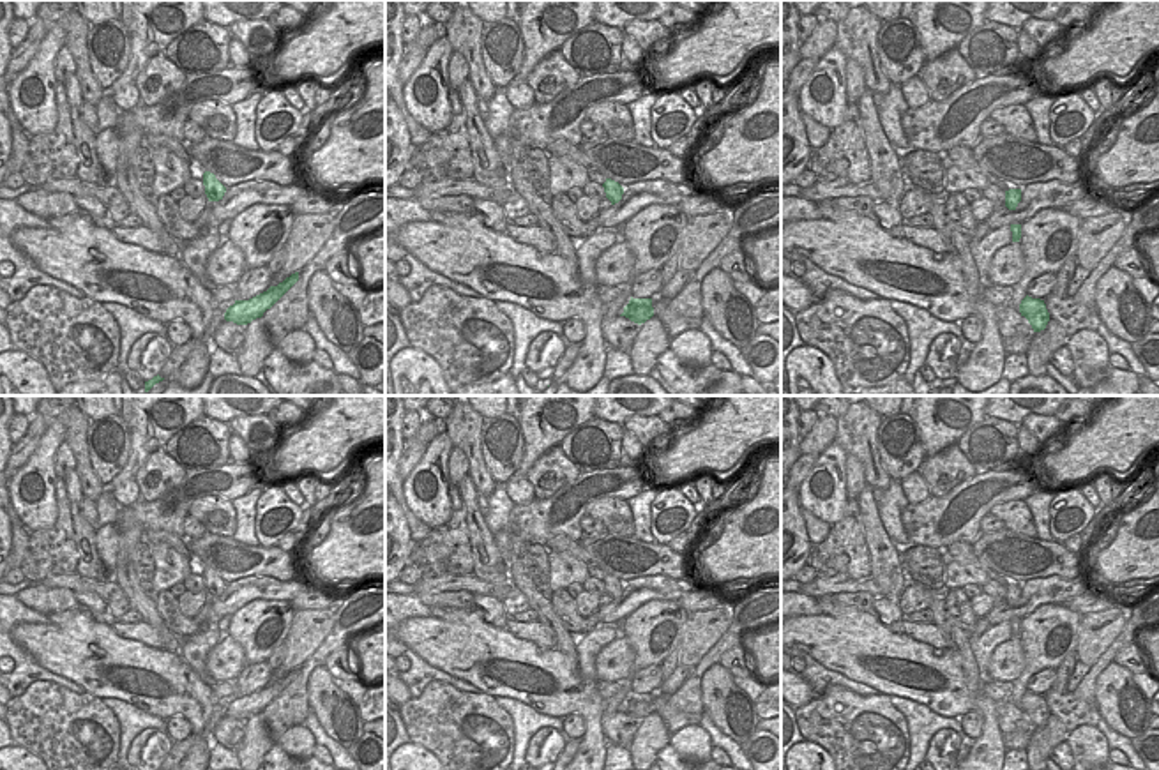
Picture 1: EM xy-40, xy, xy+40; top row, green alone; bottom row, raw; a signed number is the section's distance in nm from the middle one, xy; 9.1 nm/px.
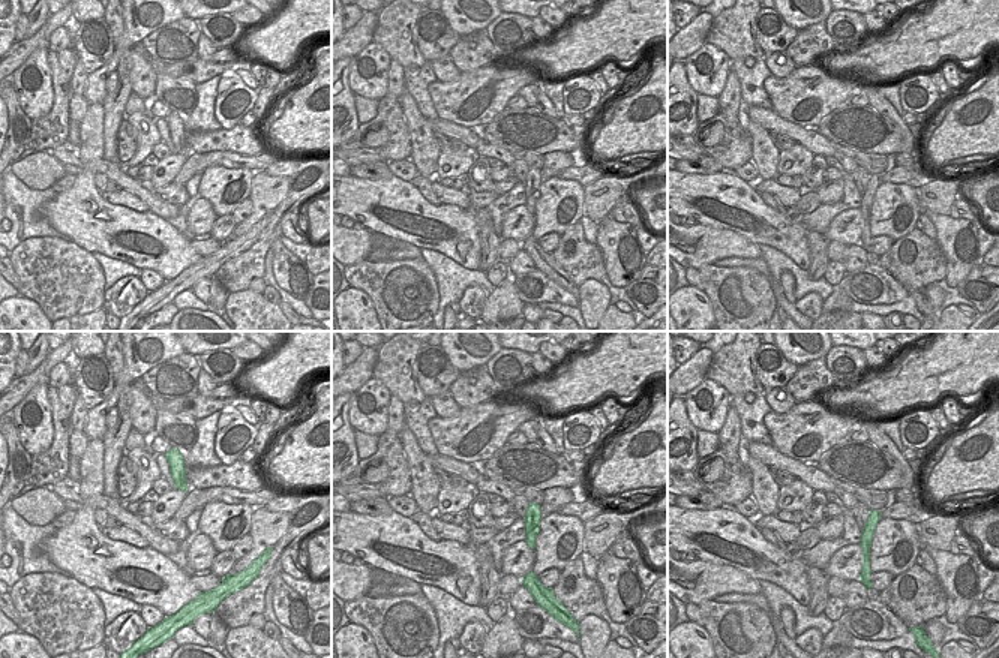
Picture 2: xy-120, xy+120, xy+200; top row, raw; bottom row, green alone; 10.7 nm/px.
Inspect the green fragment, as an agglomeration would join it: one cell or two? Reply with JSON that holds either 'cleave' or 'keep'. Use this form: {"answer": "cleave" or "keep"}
{"answer": "cleave"}

